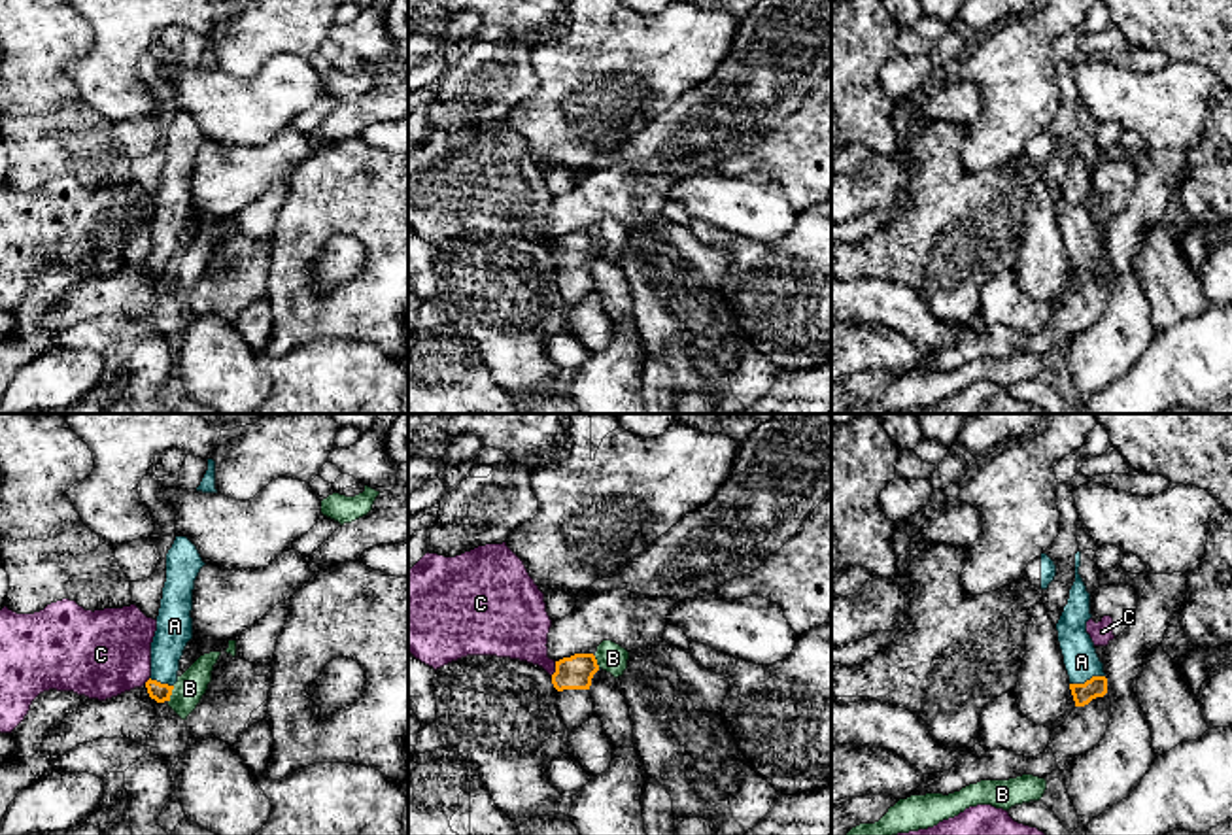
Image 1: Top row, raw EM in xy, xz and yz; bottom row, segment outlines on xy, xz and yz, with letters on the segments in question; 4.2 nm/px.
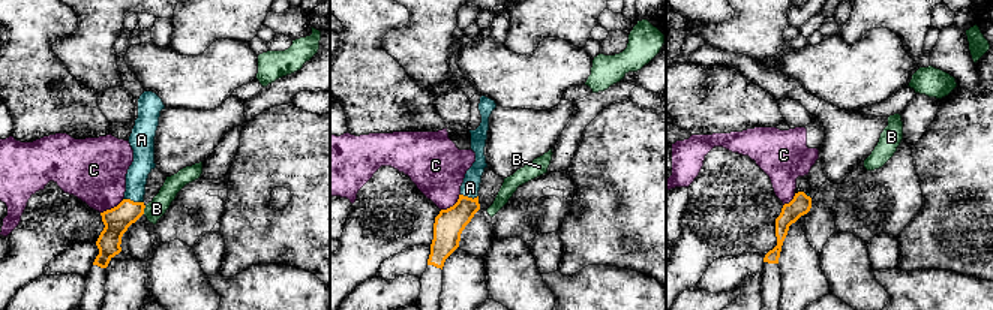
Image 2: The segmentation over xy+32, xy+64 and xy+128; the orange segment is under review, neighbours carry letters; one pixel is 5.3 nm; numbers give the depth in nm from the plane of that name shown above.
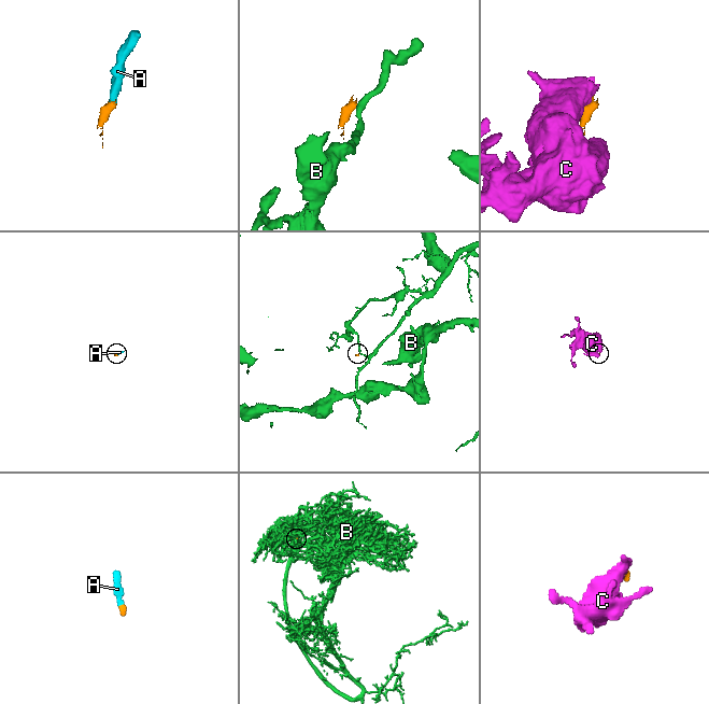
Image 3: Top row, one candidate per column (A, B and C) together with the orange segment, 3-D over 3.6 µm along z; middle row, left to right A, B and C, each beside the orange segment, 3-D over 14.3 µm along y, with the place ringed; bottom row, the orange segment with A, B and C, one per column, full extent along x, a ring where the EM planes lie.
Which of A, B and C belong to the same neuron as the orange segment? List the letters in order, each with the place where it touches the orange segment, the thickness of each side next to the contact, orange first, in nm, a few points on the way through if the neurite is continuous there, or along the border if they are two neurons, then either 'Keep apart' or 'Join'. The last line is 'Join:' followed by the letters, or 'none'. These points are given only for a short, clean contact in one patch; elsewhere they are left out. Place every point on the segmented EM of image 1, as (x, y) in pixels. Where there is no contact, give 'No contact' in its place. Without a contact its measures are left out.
A: Touches orange at yz (1087, 681). Thickness 90 nm (orange) against 150 nm. Path across: yz (1096, 686), (1087, 681), (1081, 662). Join
B: Touches orange at xy (171, 694). Thickness 80 nm (orange) against 130 nm. Boundary: xy (174, 686), (169, 701). Keep apart
C: Touches orange at xz (556, 669). Thickness 140 nm (orange) against 280 nm. Boundary: xz (556, 662), (556, 669), (550, 675). Keep apart
Join: A

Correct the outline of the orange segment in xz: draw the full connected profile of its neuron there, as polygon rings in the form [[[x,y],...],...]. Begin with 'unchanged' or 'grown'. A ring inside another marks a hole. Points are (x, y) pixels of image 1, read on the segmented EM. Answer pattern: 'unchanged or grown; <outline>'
unchanged; [[[574,654],[556,661],[552,684],[557,691],[563,690],[590,690],[593,674],[599,671],[593,654]]]

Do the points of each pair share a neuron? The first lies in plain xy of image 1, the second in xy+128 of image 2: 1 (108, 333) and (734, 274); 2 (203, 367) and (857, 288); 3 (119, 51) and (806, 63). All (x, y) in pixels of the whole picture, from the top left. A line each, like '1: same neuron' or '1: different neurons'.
1: same neuron
2: same neuron
3: different neurons

